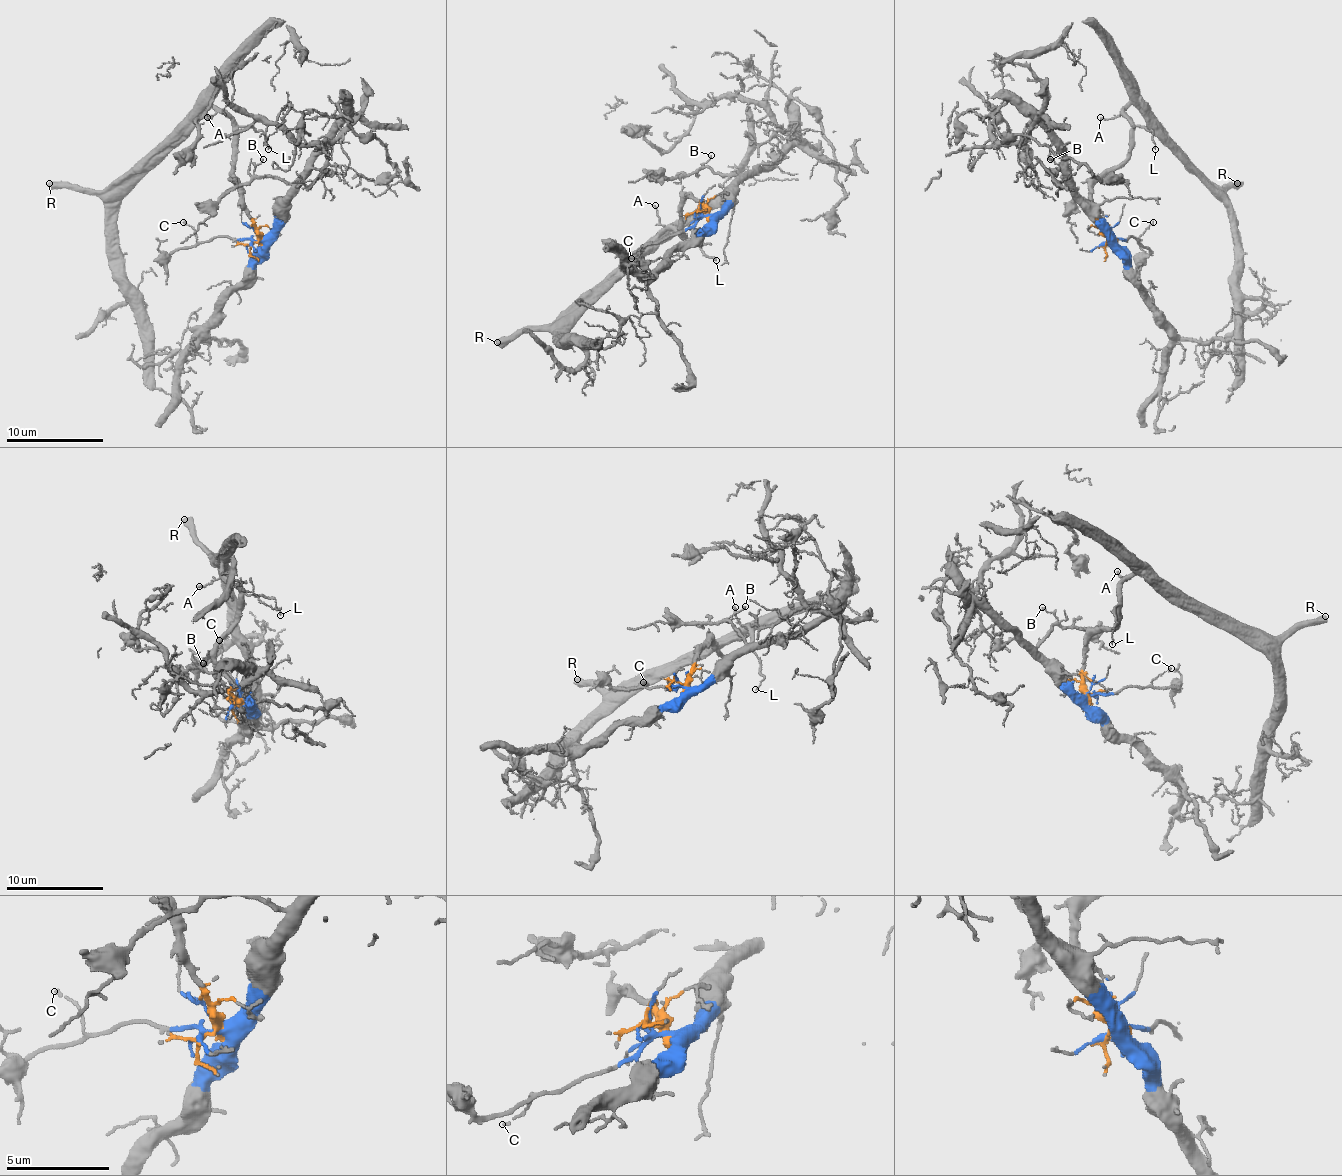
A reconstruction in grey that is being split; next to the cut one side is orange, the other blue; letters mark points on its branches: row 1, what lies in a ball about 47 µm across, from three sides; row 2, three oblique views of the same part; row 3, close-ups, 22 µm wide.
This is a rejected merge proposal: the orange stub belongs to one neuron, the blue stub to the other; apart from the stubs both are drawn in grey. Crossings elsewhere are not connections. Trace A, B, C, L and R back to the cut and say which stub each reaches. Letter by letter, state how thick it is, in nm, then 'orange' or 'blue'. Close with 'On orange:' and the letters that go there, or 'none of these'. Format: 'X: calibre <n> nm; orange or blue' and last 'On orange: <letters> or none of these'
A: calibre 120 nm; orange
B: calibre 120 nm; blue
C: calibre 110 nm; blue
L: calibre 100 nm; orange
R: calibre 600 nm; orange
On orange: A, L, R

